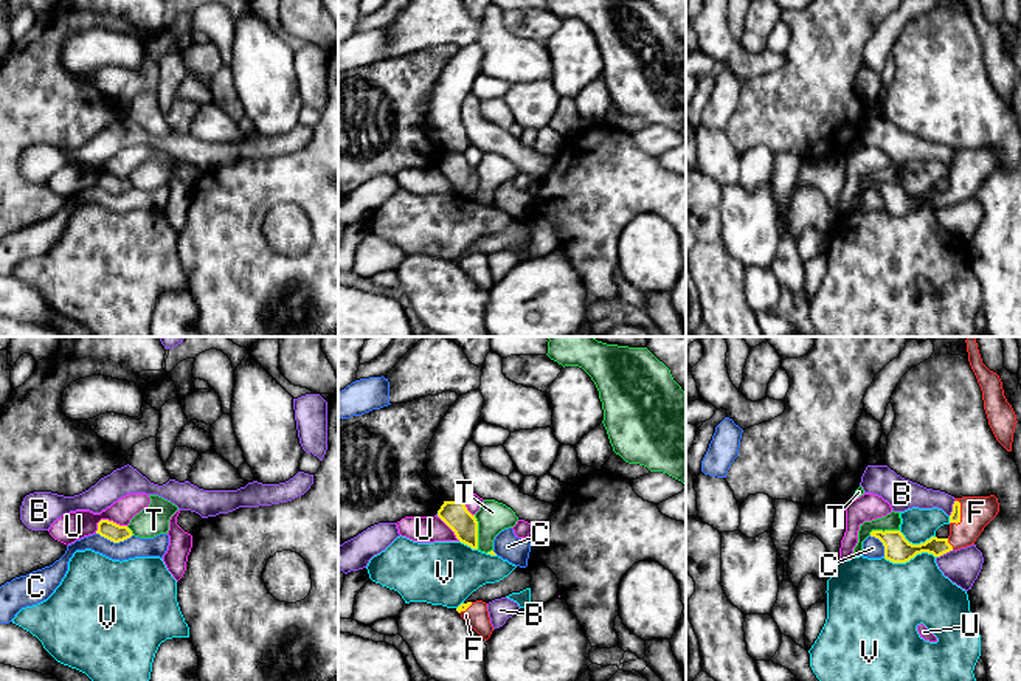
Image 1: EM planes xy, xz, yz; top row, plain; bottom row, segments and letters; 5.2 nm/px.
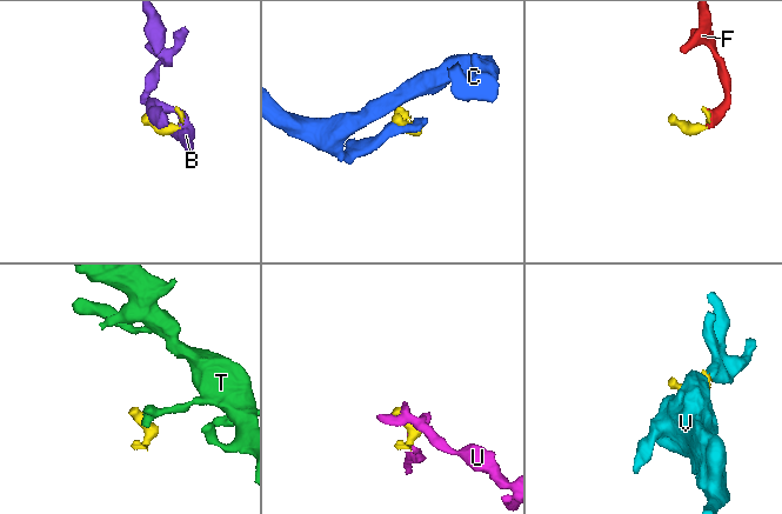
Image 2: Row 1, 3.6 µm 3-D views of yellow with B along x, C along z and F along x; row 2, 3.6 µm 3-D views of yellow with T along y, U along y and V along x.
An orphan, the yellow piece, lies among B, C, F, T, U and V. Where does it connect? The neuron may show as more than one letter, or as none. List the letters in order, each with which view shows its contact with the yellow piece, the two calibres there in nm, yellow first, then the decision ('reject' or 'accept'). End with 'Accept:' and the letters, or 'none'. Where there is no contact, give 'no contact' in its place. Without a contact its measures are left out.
B: yz | 60/140 nm | reject
C: xy | 90/110 nm | reject
F: yz | 60/170 nm | accept
T: xz | 140/160 nm | reject
U: xy | 90/150 nm | reject
V: yz | 140/400 nm | reject
Accept: F

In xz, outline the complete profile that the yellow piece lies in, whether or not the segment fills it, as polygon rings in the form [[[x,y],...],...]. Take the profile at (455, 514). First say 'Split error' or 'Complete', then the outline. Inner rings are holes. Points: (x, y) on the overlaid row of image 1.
Complete. [[[444,501],[438,517],[455,532],[461,543],[478,549],[478,521],[467,510],[464,501]]]

